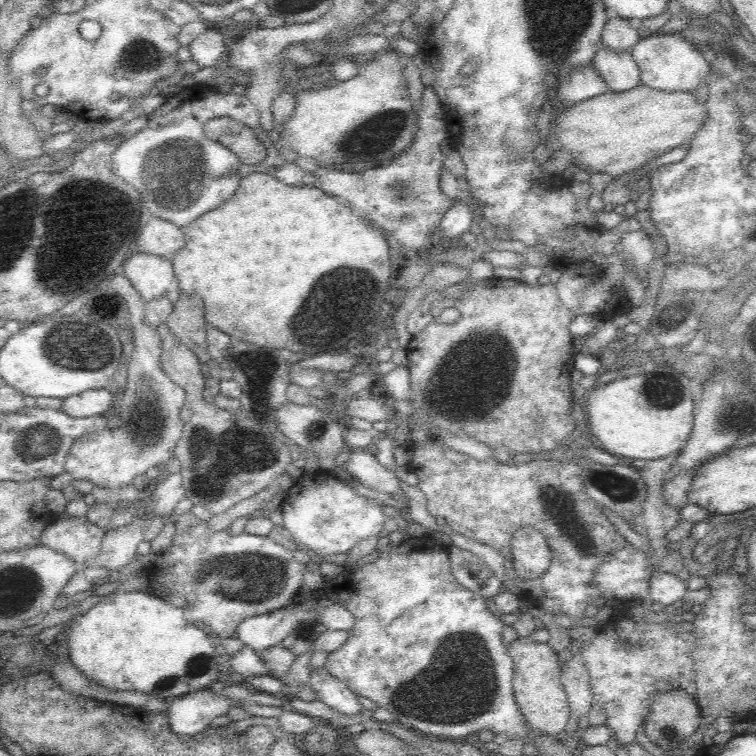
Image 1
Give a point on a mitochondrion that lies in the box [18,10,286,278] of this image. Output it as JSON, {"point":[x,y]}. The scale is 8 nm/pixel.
{"point":[175,171]}

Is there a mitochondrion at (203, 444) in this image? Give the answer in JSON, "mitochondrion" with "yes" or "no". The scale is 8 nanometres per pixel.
{"mitochondrion":"yes"}

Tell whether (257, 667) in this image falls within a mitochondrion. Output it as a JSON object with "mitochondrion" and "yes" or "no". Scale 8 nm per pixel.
{"mitochondrion":"no"}

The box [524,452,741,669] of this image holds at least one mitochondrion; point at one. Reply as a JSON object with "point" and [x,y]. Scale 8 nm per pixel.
{"point":[605,483]}

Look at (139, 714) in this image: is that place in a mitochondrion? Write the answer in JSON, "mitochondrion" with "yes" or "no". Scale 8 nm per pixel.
{"mitochondrion":"no"}

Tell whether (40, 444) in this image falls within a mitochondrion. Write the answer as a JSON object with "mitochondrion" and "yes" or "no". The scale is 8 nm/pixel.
{"mitochondrion":"yes"}

